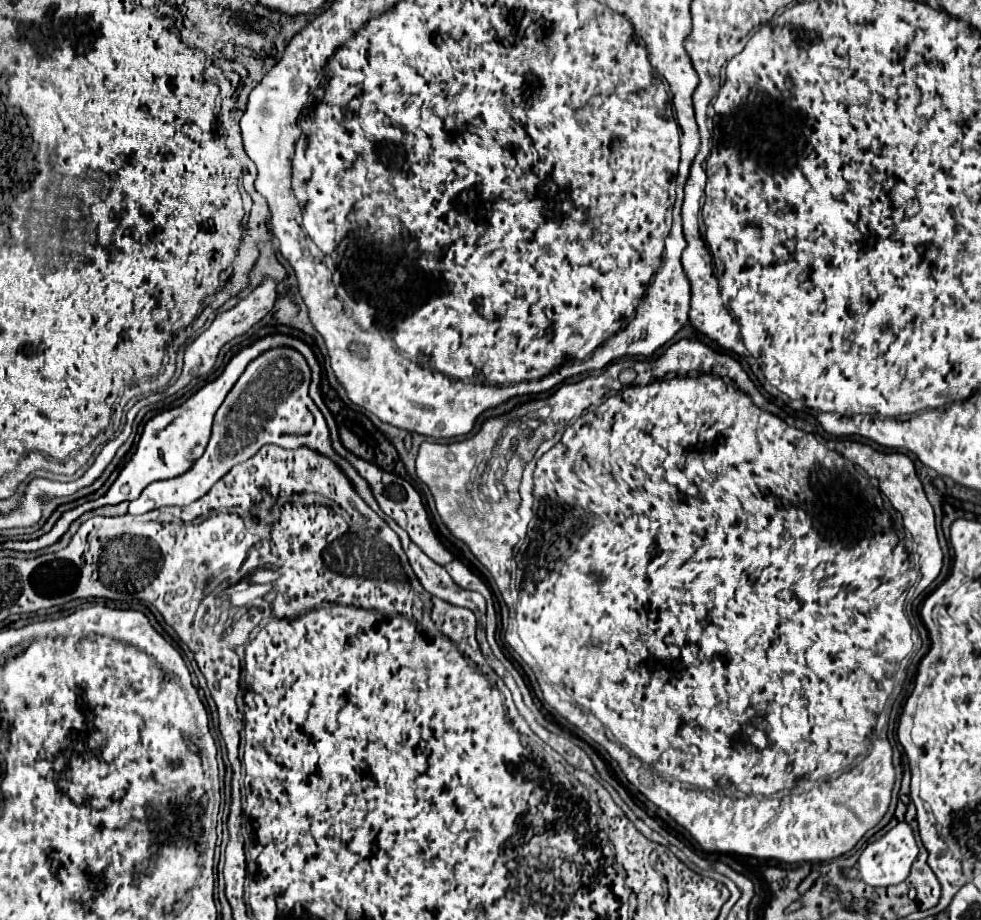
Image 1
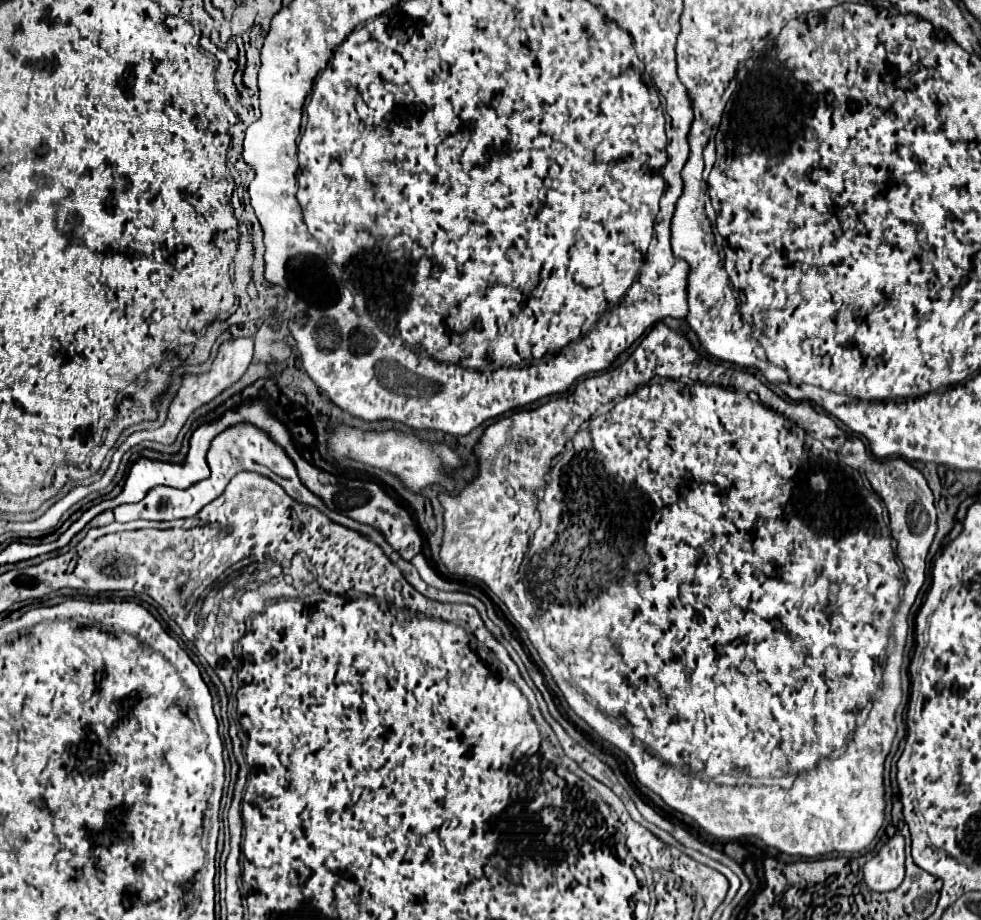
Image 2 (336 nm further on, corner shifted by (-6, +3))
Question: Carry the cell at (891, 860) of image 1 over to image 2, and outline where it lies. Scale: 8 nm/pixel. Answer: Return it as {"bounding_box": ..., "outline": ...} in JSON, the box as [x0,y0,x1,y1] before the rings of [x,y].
{"bounding_box":[864,836,904,892],"outline":[[[892,836],[874,858],[864,864],[864,882],[876,892],[890,892],[904,880],[904,838]]]}

